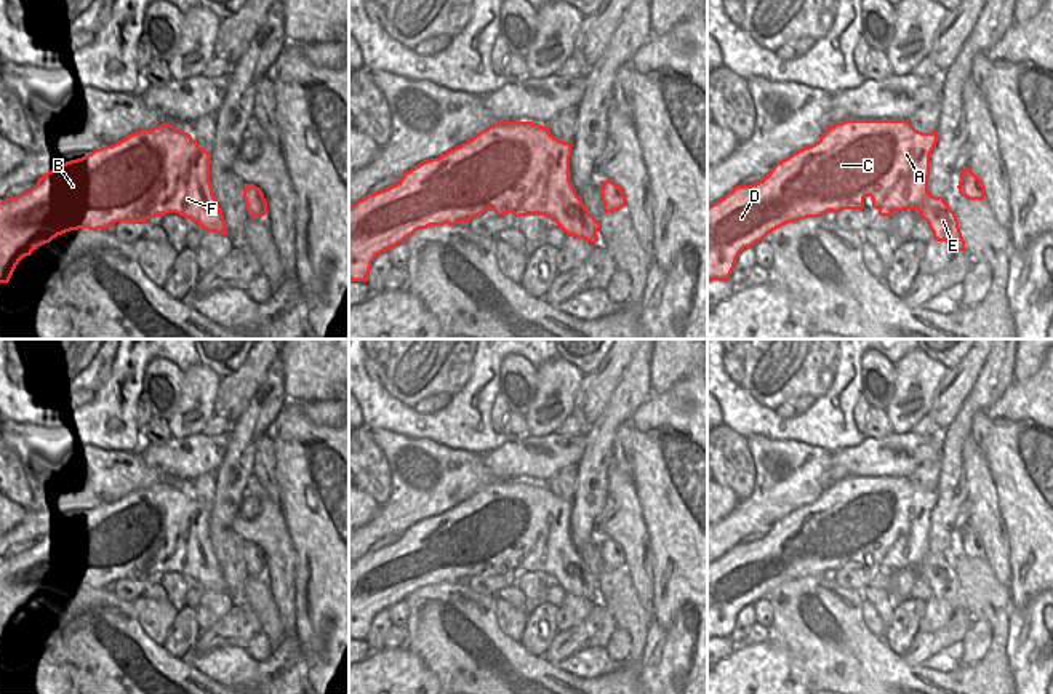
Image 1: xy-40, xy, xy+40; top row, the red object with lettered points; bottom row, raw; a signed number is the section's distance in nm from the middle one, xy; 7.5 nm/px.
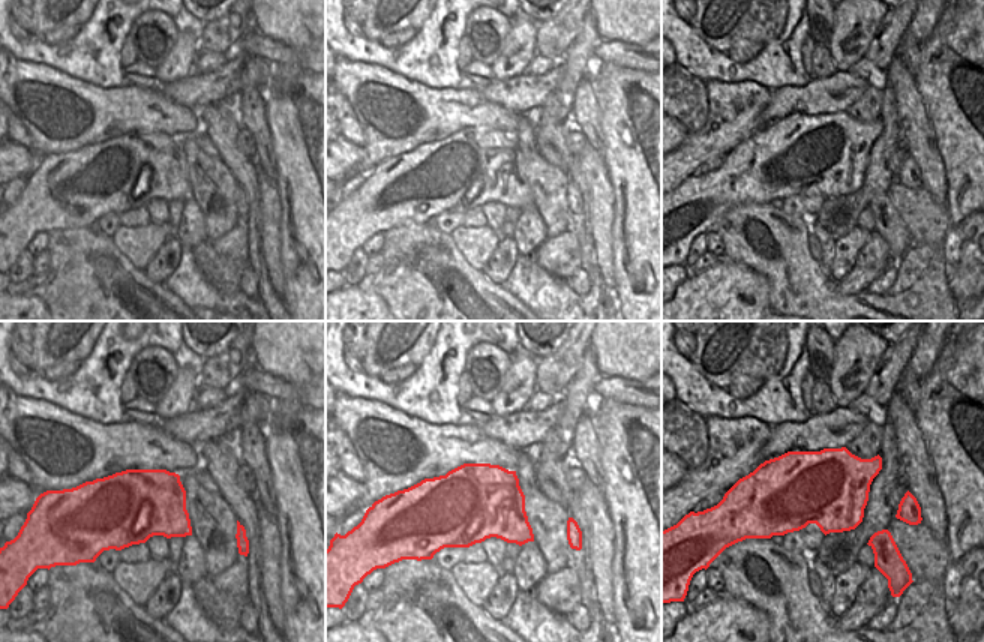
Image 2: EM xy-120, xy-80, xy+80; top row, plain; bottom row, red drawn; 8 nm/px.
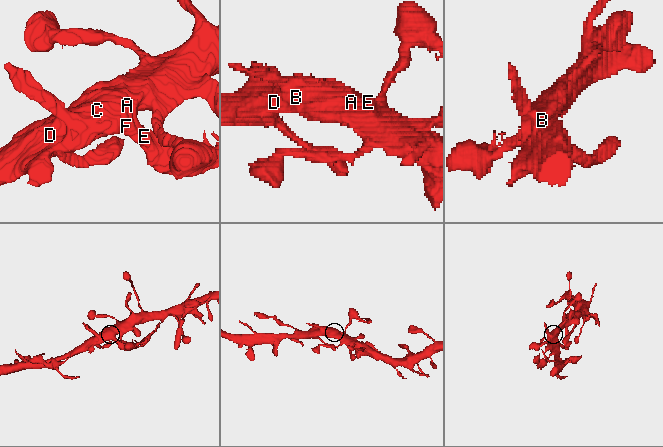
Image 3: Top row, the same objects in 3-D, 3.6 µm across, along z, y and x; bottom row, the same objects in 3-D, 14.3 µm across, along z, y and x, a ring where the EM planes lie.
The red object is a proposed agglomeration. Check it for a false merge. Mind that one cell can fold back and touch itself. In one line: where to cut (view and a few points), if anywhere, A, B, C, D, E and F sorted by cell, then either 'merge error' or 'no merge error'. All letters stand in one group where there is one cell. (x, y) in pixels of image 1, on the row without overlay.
no cut | A B C D E F | no merge error

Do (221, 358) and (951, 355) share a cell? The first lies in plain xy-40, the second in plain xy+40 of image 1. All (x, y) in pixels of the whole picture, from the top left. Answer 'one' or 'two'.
one

